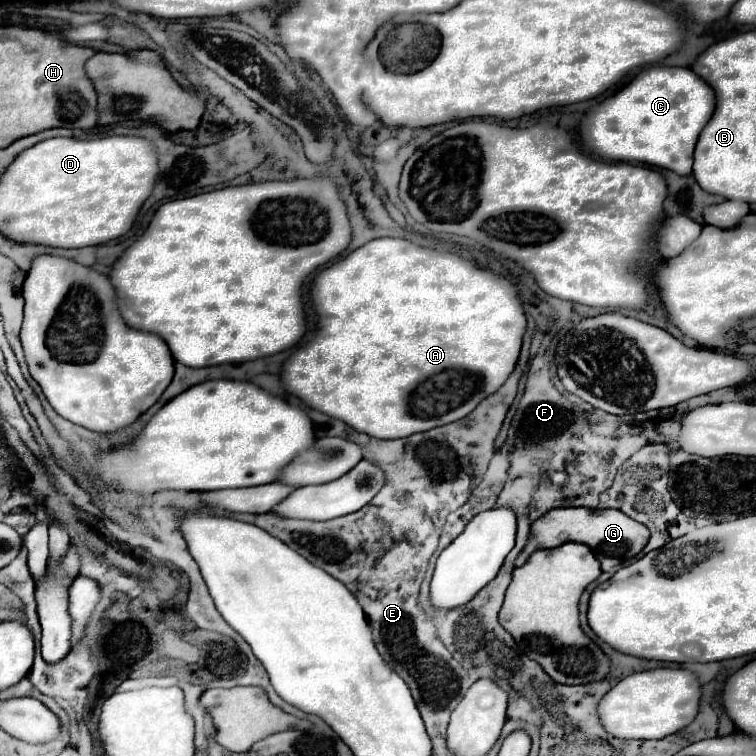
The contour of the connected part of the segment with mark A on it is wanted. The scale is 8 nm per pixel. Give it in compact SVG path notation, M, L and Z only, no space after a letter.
M378 238L356 248L344 260L328 266L314 278L311 295L318 316L318 327L310 340L282 364L280 382L284 390L298 396L306 406L322 414L328 414L336 420L342 420L344 424L348 424L358 432L364 432L374 438L386 438L386 440L406 438L416 432L426 432L430 428L438 428L468 416L486 396L494 394L504 384L504 380L512 374L520 354L522 336L526 330L522 304L518 300L514 286L506 278L492 274L490 270L478 268L456 254L448 254L448 252L440 254L436 250L424 250L400 238Z

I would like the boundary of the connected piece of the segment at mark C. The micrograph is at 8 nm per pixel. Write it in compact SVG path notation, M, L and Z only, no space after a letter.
M648 66L622 90L586 110L578 132L582 144L598 158L648 164L688 176L692 172L692 154L698 134L710 120L712 112L712 88L690 68Z

